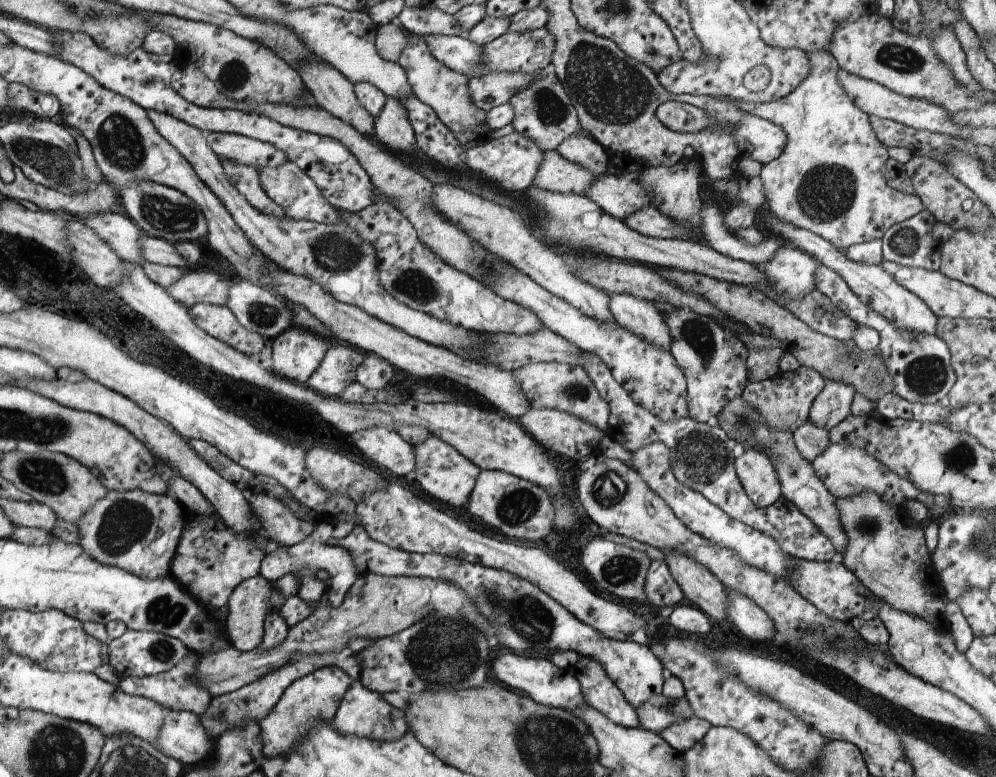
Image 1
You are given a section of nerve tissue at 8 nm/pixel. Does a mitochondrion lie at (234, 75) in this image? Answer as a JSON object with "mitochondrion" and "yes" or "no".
{"mitochondrion":"yes"}

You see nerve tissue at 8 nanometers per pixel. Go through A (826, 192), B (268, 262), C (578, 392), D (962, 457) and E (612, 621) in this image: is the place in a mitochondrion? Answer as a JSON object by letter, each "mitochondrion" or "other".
{"A":"mitochondrion","B":"other","C":"mitochondrion","D":"mitochondrion","E":"other"}

